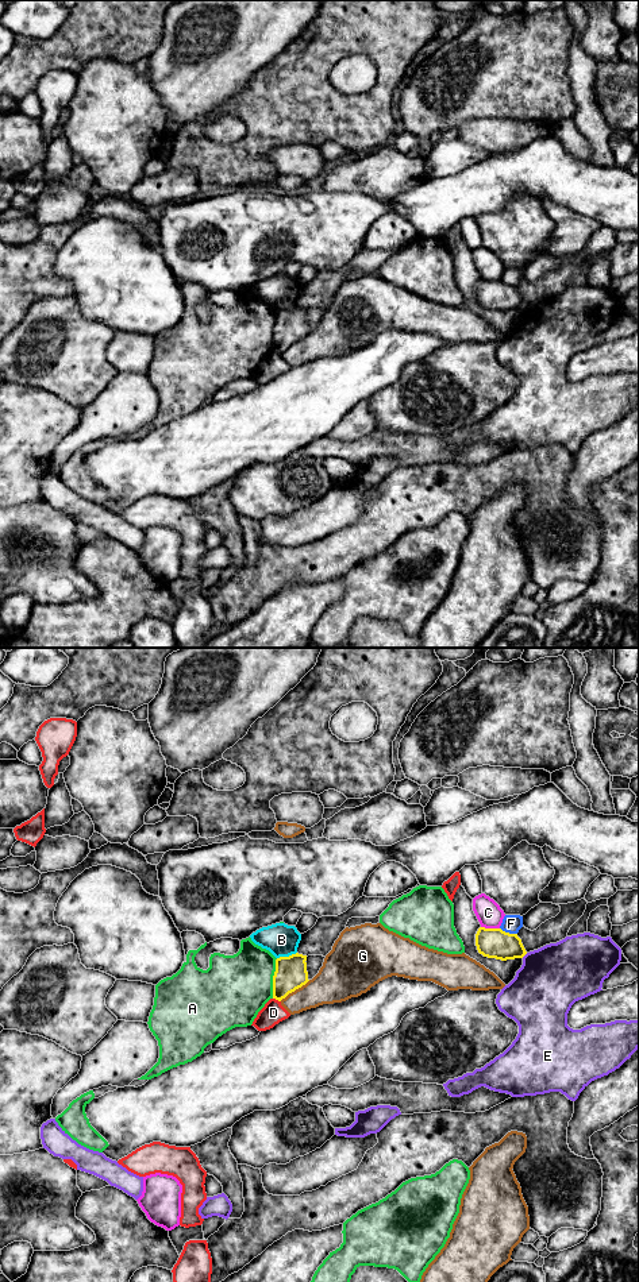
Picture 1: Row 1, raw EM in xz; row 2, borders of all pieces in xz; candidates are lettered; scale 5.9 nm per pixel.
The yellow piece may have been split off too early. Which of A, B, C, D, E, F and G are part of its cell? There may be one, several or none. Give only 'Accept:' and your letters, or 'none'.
Accept: none

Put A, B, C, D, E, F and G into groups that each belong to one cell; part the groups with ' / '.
A / B / C / D / E / F / G

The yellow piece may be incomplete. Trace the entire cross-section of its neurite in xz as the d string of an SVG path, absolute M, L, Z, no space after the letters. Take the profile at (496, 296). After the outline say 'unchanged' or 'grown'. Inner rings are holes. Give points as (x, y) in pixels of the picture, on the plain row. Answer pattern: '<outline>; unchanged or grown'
M480 279L476 286L476 298L480 306L501 313L523 310L527 304L517 286L501 281Z; unchanged

